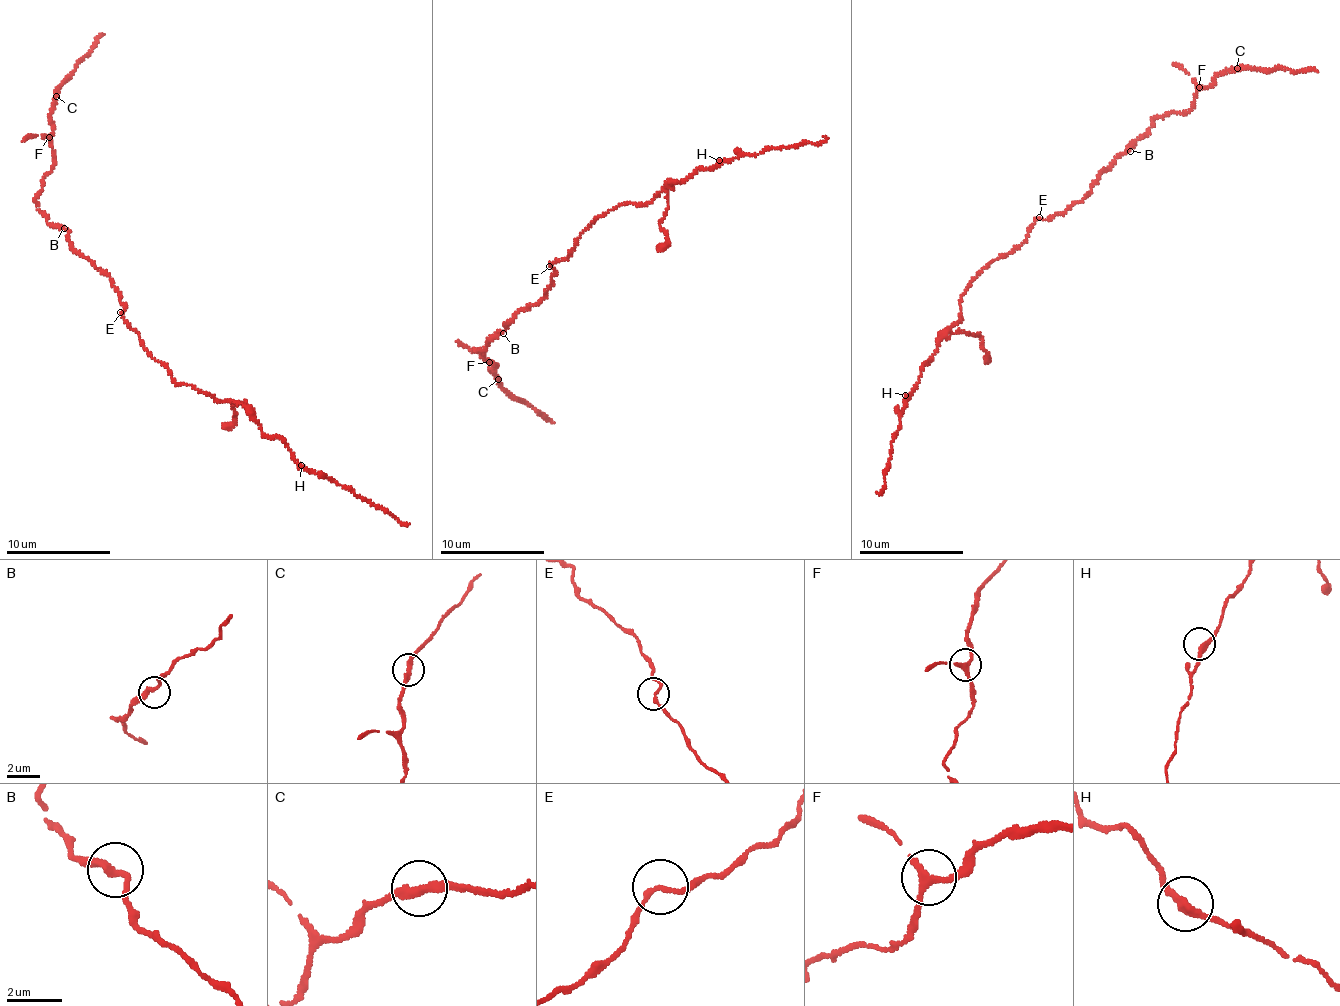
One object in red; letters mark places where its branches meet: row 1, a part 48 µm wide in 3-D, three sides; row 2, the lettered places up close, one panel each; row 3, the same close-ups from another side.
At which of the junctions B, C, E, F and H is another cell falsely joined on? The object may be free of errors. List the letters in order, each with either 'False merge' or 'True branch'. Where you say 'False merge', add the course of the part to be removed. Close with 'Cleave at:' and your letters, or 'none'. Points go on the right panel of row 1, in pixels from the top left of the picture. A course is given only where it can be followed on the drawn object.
B: True branch
C: False merge. Course of the part to remove: (1237, 67), (1269, 73), (1281, 68), (1318, 72)
E: True branch
F: True branch
H: True branch
Cleave at: C

